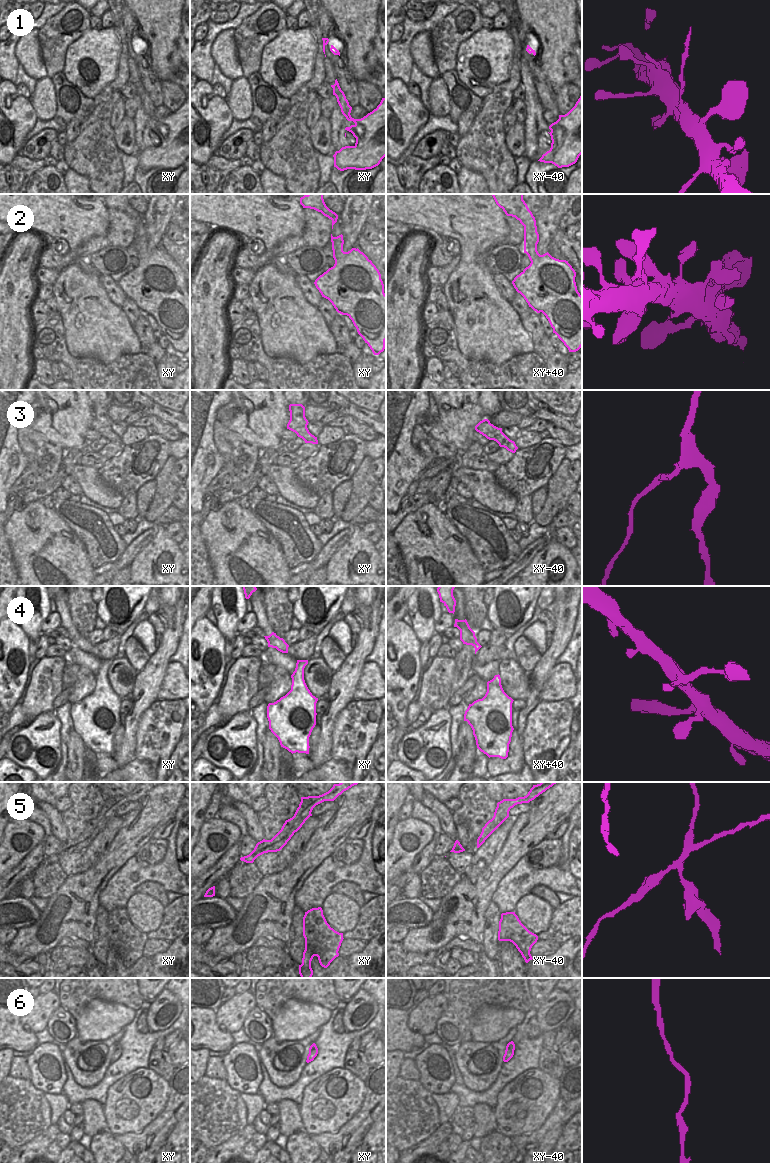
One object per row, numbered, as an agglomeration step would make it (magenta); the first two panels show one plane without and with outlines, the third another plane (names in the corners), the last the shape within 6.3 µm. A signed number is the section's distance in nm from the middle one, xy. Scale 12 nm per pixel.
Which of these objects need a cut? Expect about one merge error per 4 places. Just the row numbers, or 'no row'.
1, 3, 5

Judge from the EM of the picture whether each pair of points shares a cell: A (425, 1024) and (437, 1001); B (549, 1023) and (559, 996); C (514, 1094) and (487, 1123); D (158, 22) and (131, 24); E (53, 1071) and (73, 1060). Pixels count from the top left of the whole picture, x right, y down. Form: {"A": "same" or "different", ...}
{"A": "same", "B": "same", "C": "different", "D": "different", "E": "different"}

